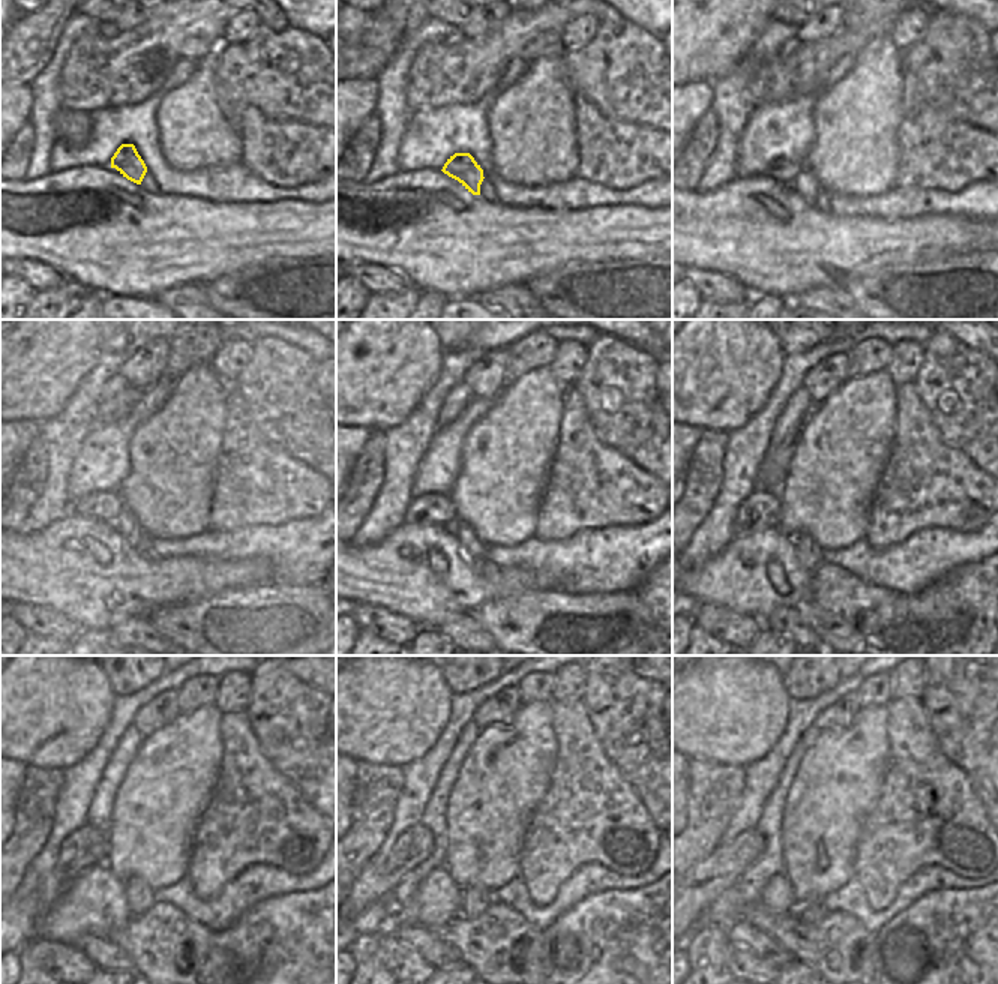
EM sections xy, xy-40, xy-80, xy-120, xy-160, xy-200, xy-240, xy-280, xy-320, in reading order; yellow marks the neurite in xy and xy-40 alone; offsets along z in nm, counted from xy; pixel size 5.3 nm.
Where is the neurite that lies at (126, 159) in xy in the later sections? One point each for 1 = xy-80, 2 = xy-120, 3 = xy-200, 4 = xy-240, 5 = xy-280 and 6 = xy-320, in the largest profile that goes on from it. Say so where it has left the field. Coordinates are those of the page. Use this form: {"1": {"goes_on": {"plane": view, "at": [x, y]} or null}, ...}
{"1": {"goes_on": {"plane": "xy-80", "at": [794, 174]}}, "2": {"goes_on": {"plane": "xy-120", "at": [128, 525]}}, "3": {"goes_on": {"plane": "xy-200", "at": [809, 554]}}, "4": {"goes_on": {"plane": "xy-240", "at": [140, 897]}}, "5": {"goes_on": {"plane": "xy-280", "at": [476, 899]}}, "6": {"goes_on": {"plane": "xy-320", "at": [811, 911]}}}

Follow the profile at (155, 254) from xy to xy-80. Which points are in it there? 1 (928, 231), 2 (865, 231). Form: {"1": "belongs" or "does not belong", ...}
{"1": "belongs", "2": "belongs"}

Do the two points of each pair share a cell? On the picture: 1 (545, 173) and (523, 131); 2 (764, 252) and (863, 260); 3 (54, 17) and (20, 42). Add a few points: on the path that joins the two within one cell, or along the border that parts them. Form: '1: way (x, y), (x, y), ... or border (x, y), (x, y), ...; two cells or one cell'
1: way (545, 162), (545, 155), (533, 141); one cell
2: way (788, 252), (839, 252); one cell
3: way (45, 23), (29, 39); one cell

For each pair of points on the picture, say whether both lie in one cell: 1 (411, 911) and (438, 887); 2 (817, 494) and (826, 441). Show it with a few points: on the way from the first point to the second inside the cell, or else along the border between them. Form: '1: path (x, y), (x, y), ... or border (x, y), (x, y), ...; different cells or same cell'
1: path (417, 908), (432, 893); same cell
2: path (826, 480), (826, 455); same cell

